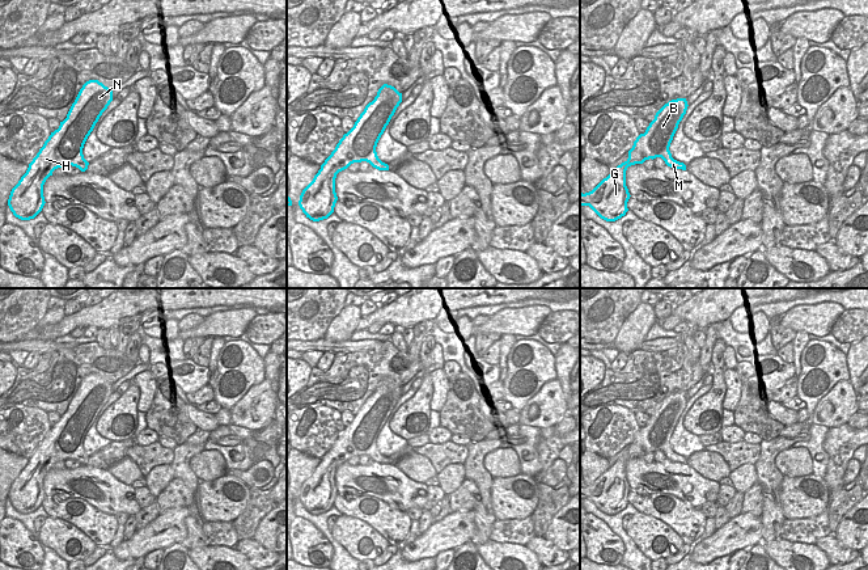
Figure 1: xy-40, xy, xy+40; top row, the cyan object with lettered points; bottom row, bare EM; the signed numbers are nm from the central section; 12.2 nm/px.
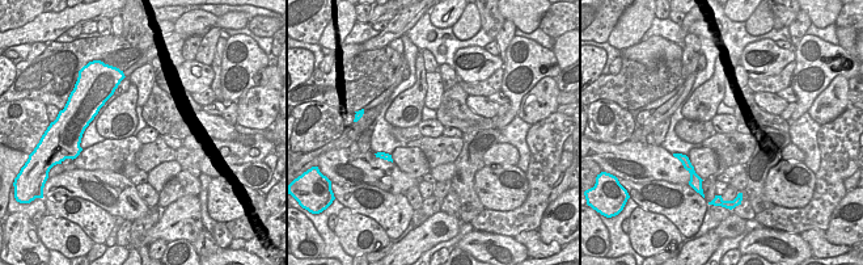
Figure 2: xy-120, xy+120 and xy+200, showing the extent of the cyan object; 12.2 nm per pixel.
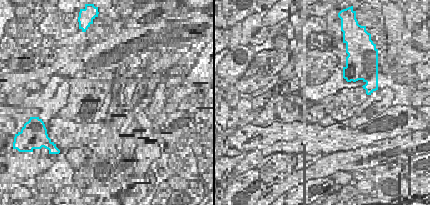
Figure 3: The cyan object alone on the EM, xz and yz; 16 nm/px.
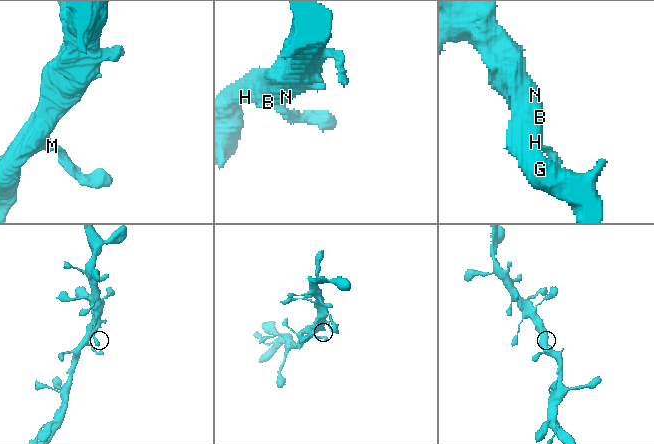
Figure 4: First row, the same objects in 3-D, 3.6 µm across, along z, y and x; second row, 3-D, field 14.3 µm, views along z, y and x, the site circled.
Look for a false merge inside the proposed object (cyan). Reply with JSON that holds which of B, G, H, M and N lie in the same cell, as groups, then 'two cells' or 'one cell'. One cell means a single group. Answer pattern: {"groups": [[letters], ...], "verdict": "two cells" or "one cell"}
{"groups": [["B", "G", "H", "M", "N"]], "verdict": "one cell"}

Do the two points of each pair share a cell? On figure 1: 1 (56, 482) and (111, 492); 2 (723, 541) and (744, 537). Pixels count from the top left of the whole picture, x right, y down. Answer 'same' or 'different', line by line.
1: same
2: same

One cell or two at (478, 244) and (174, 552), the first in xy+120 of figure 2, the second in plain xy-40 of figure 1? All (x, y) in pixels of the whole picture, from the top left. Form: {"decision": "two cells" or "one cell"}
{"decision": "two cells"}

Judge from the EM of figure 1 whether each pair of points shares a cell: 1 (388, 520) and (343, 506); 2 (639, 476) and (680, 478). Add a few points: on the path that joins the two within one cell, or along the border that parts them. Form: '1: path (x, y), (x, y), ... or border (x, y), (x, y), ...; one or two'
1: path (377, 515), (365, 515), (354, 507); one
2: path (655, 471), (668, 469), (687, 473); one

